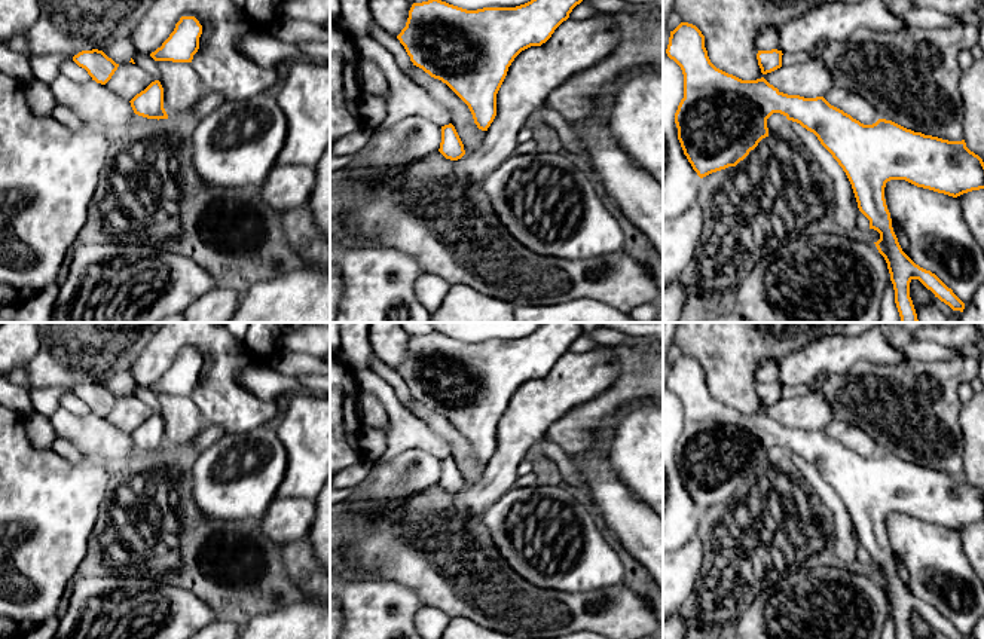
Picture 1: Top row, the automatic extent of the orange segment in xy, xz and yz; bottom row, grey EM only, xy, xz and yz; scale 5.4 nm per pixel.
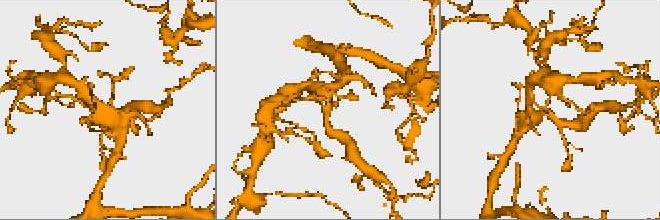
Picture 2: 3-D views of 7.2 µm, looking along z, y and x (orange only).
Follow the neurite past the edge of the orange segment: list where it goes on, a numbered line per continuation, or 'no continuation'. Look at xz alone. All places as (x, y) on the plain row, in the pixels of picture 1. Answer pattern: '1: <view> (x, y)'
no continuation

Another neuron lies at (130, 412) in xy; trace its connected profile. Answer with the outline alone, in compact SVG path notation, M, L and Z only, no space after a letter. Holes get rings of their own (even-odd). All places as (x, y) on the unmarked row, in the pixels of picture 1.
M126 395L119 398L111 412L104 418L117 429L131 434L137 426L144 424L152 415L153 409L140 398Z

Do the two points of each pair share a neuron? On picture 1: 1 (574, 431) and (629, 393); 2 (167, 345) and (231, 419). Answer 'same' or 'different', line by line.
1: same
2: same

